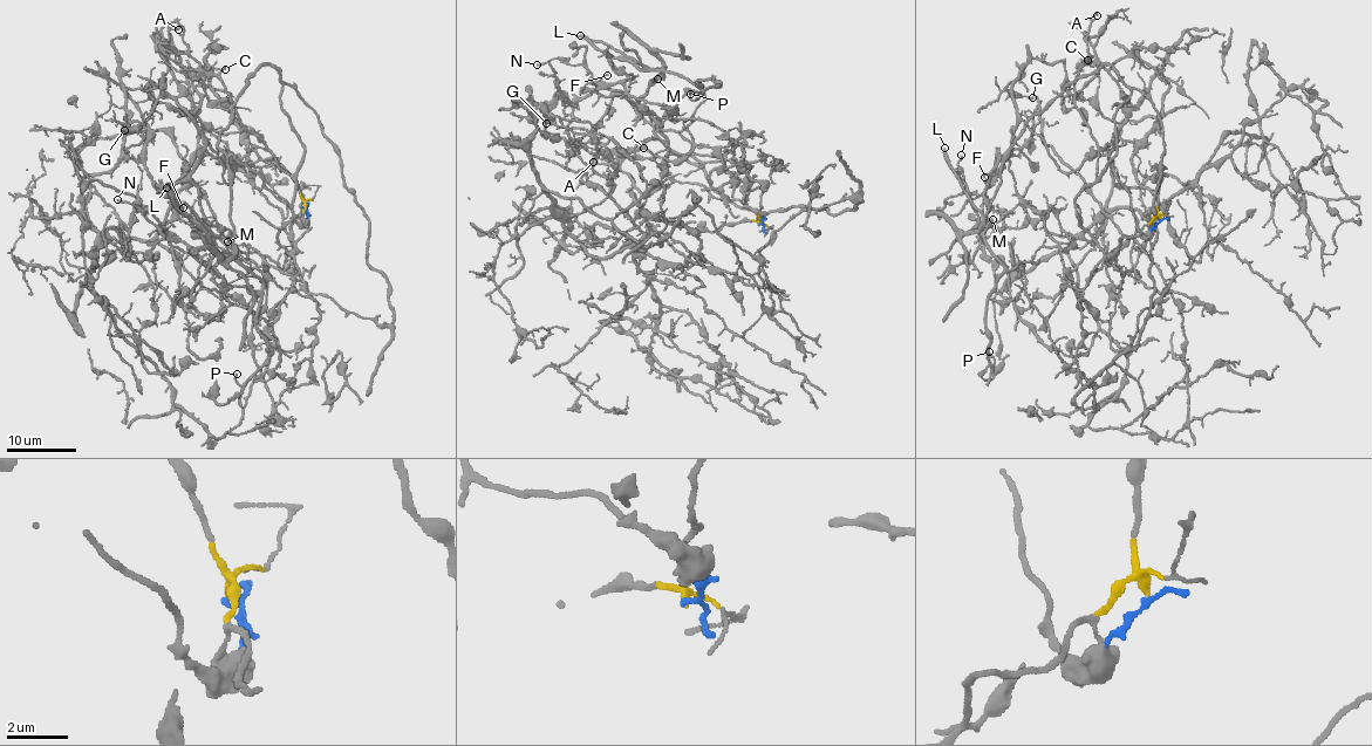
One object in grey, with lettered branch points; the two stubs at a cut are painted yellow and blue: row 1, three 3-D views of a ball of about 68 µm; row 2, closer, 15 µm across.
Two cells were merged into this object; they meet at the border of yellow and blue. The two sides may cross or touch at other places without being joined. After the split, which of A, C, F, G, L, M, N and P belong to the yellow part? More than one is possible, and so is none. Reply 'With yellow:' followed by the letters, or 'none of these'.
With yellow: A, C, L, M, P

